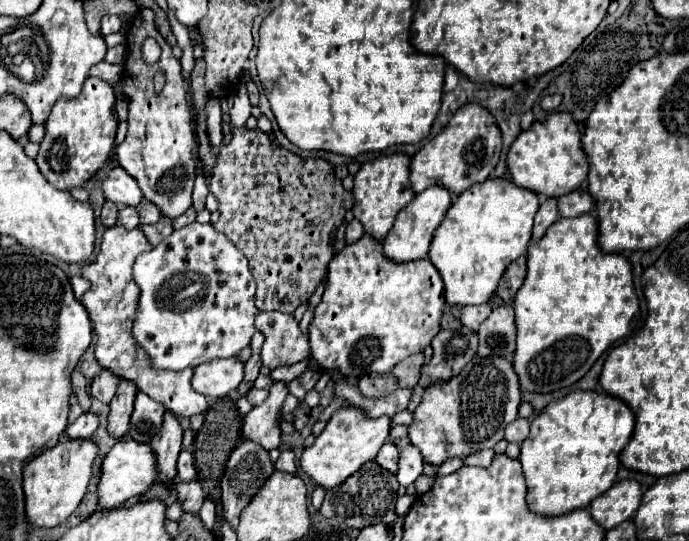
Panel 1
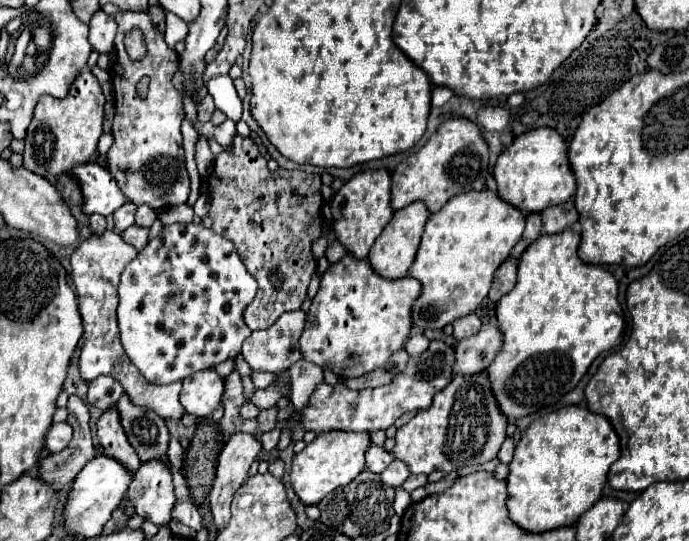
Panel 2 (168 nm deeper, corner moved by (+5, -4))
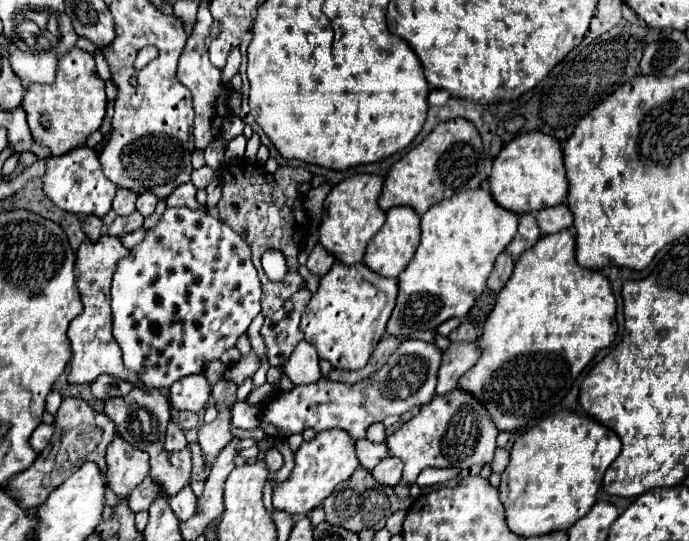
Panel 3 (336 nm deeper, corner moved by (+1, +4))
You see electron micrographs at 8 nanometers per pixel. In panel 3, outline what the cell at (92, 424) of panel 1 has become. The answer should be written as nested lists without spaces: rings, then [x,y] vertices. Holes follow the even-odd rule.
[[[40,424],[40,426],[34,430],[34,434],[30,436],[32,448],[34,448],[36,452],[42,452],[42,450],[50,444],[54,432],[56,432],[56,426],[54,426],[54,424]]]

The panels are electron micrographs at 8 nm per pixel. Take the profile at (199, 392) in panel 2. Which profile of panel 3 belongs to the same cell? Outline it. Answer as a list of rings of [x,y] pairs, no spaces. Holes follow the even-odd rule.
[[[192,374],[170,388],[170,406],[174,410],[200,412],[208,406],[212,398],[212,386],[204,374]]]

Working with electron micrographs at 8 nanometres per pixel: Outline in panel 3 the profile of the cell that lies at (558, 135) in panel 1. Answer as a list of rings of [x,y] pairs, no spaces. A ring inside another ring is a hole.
[[[540,132],[518,134],[494,158],[490,172],[490,192],[502,208],[516,214],[538,212],[540,208],[562,204],[568,194],[568,178],[560,142]]]

